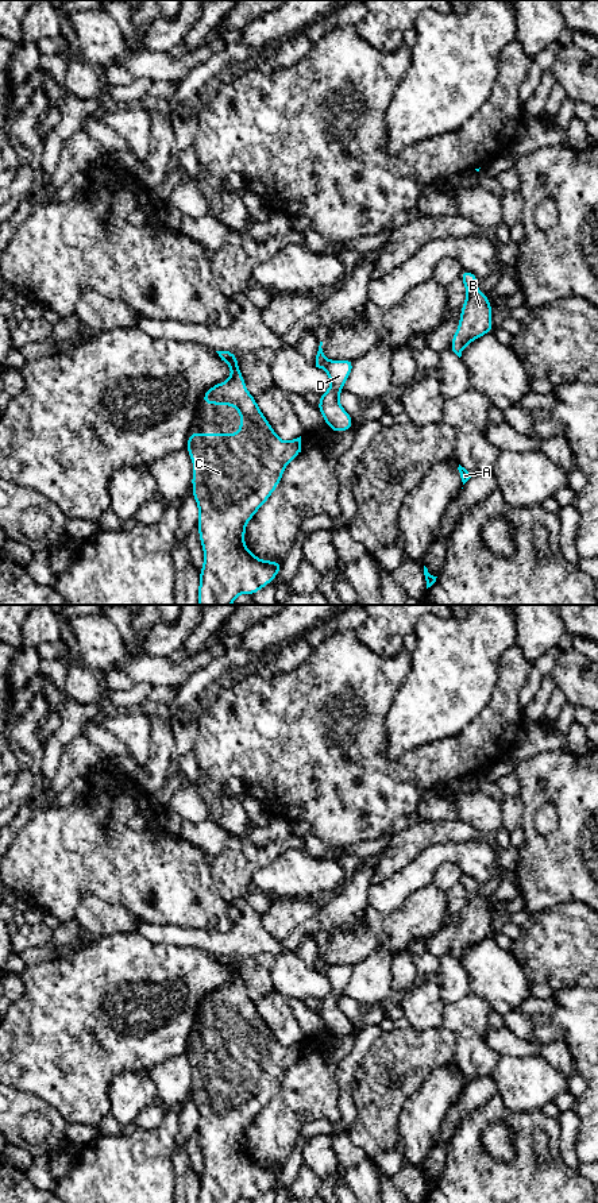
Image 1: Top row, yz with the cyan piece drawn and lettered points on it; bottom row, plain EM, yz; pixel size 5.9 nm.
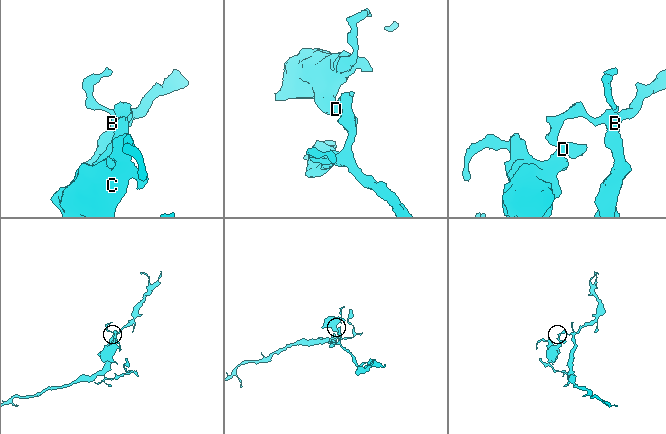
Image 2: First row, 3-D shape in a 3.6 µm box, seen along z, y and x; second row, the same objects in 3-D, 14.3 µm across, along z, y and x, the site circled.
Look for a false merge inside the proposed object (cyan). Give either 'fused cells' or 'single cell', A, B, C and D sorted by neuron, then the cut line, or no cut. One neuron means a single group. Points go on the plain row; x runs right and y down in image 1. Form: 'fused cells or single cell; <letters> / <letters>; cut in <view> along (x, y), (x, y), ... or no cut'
fused cells; A B / C D; cut in yz along (327, 964), (323, 972)

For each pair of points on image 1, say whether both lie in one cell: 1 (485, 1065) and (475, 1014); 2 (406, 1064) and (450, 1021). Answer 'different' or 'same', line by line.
1: same
2: different

